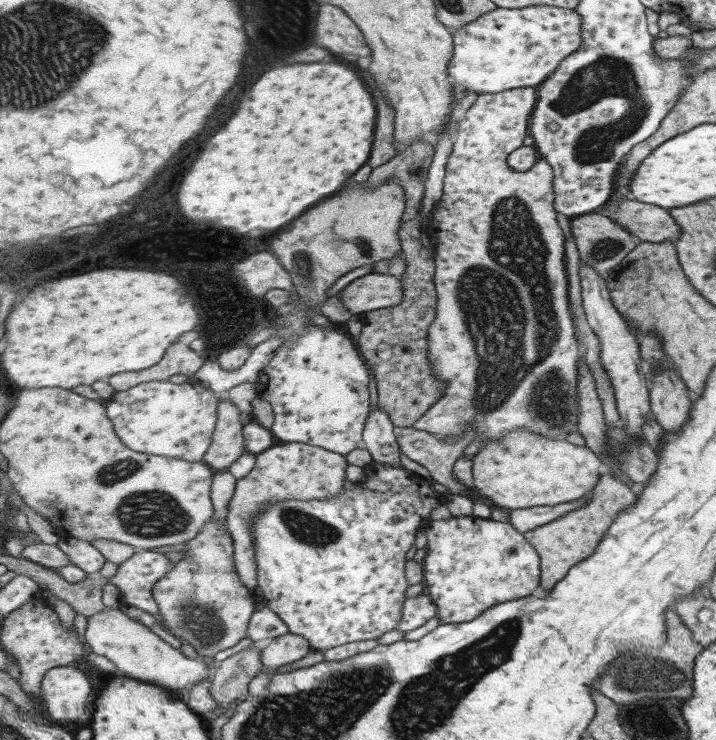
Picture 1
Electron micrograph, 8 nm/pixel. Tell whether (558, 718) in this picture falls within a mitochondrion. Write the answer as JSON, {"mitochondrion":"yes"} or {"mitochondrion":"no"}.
{"mitochondrion":"no"}

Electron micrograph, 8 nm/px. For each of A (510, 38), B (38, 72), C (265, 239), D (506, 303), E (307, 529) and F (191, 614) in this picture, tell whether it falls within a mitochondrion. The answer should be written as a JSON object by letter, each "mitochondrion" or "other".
{"A":"other","B":"mitochondrion","C":"other","D":"mitochondrion","E":"mitochondrion","F":"mitochondrion"}

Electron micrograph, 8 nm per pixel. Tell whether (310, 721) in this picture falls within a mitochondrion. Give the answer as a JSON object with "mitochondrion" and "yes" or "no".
{"mitochondrion":"yes"}

